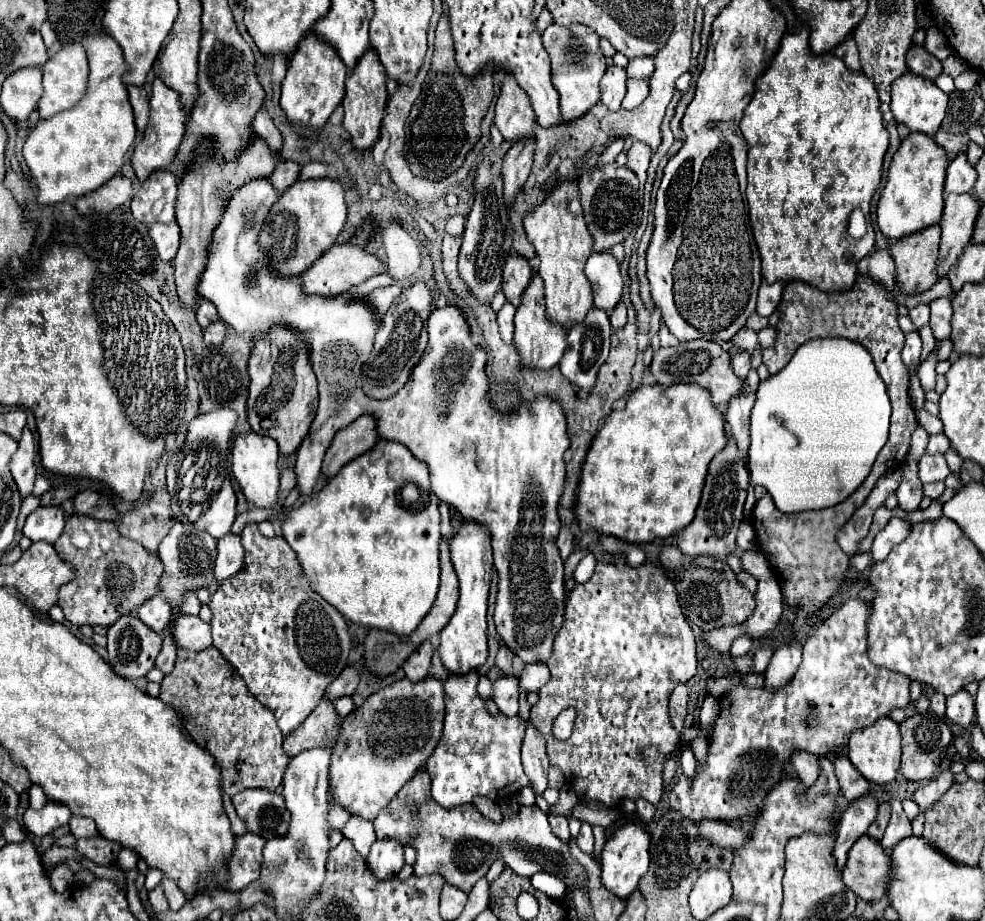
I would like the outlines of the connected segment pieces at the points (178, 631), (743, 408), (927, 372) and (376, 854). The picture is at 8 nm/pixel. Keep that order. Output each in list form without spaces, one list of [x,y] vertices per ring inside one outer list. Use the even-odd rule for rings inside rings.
[[[180,616],[172,626],[172,634],[174,634],[178,646],[188,648],[188,650],[210,648],[212,646],[210,632],[212,632],[212,626],[204,620],[200,620],[198,616]]]
[[[742,394],[742,398],[734,398],[726,410],[726,422],[728,422],[728,434],[738,442],[738,452],[742,458],[748,456],[750,448],[750,410],[754,406],[756,396],[754,394]]]
[[[934,352],[934,354],[930,354],[930,358],[928,358],[926,362],[922,362],[920,368],[918,368],[918,378],[920,378],[920,384],[922,384],[924,392],[934,390],[934,382],[936,382],[934,364],[936,364],[936,362],[938,362],[938,358],[936,358],[936,352]]]
[[[376,840],[366,862],[376,878],[396,878],[404,866],[404,848],[394,840]]]

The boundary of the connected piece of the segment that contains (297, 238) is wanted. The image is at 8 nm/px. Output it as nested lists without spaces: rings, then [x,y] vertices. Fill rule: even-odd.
[[[320,178],[294,182],[270,208],[258,234],[258,246],[268,256],[270,270],[280,278],[300,276],[322,250],[328,250],[346,224],[344,188],[338,180]]]

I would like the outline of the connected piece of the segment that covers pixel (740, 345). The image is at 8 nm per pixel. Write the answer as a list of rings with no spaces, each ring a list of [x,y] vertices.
[[[742,330],[742,334],[738,334],[738,338],[732,340],[734,346],[730,348],[730,356],[734,356],[738,350],[746,350],[746,352],[754,352],[758,350],[758,332],[756,330]]]

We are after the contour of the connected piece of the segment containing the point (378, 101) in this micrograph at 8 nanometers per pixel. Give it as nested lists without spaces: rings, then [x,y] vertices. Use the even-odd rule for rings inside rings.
[[[368,50],[366,58],[362,58],[362,66],[358,66],[358,70],[354,70],[354,74],[346,78],[346,96],[342,100],[344,128],[350,134],[352,146],[358,148],[360,152],[370,150],[378,142],[386,100],[388,100],[386,74],[384,74],[378,58],[374,58],[374,50]]]

